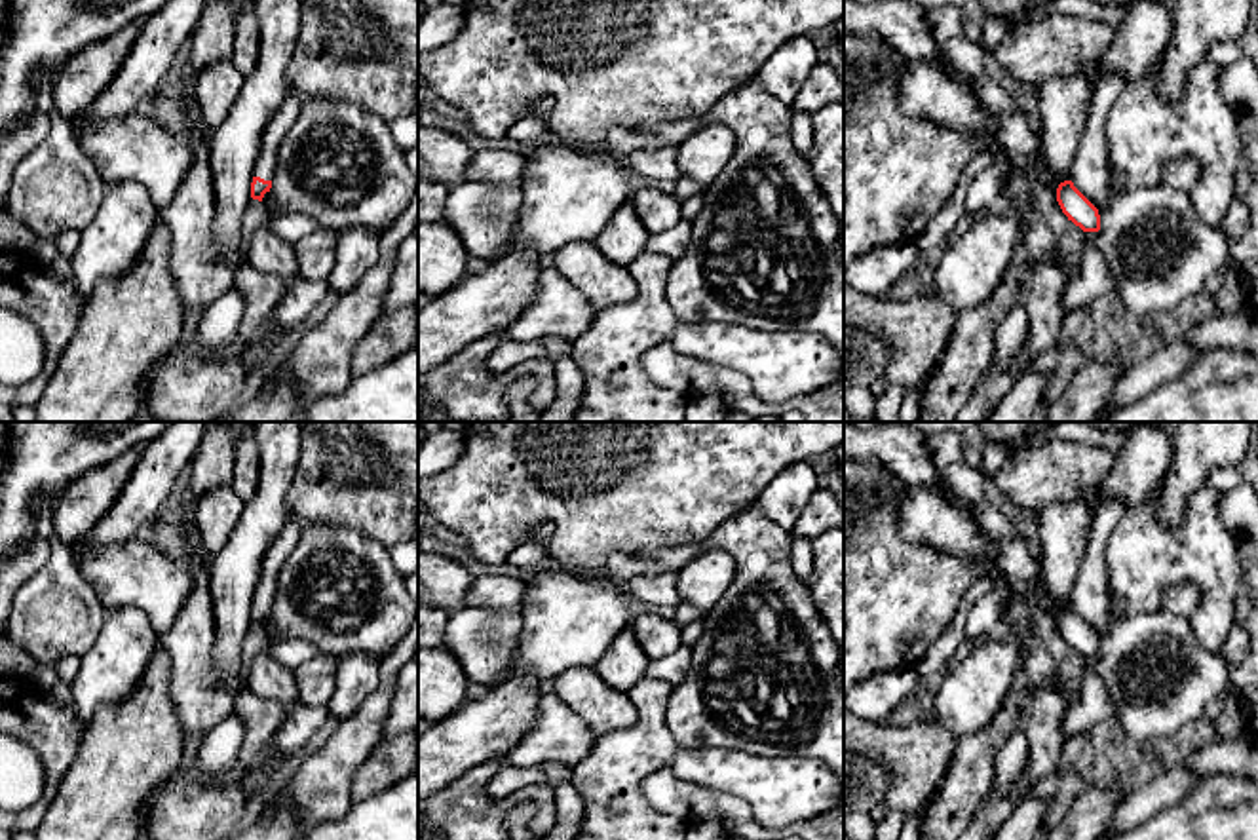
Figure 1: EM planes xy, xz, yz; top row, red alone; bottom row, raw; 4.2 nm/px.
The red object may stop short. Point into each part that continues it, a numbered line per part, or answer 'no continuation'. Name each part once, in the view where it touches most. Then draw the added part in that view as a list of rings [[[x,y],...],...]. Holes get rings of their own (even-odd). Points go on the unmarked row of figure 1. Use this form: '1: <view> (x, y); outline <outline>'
1: xy (289, 534); outline [[[291,521],[285,523],[277,540],[272,544],[270,551],[266,553],[266,557],[262,561],[262,574],[257,583],[253,602],[272,606],[279,568],[283,566],[283,563],[291,555],[291,551],[296,547],[300,532],[302,532],[302,528],[296,523],[291,523]]]

